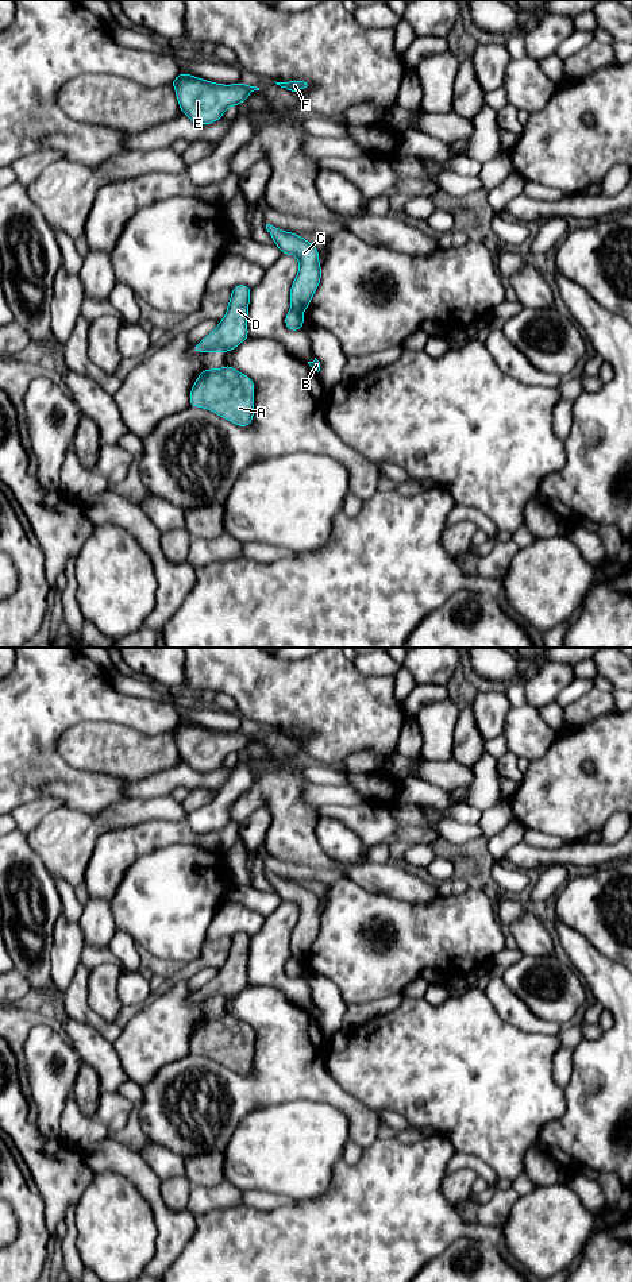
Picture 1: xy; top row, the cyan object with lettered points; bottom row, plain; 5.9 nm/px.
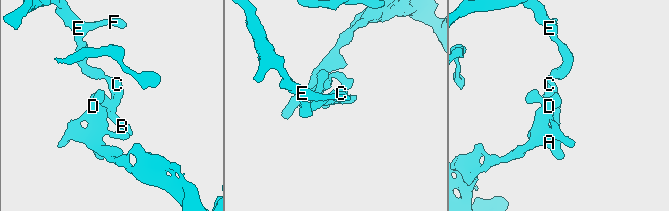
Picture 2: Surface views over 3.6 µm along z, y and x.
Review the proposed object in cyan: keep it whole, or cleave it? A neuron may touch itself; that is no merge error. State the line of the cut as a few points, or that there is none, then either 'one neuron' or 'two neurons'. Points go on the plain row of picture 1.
no cut | one neuron

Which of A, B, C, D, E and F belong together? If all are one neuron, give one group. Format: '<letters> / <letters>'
A B C D E F

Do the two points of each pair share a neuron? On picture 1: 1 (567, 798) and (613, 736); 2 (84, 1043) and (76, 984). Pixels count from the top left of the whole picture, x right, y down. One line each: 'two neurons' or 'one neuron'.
1: one neuron
2: two neurons

